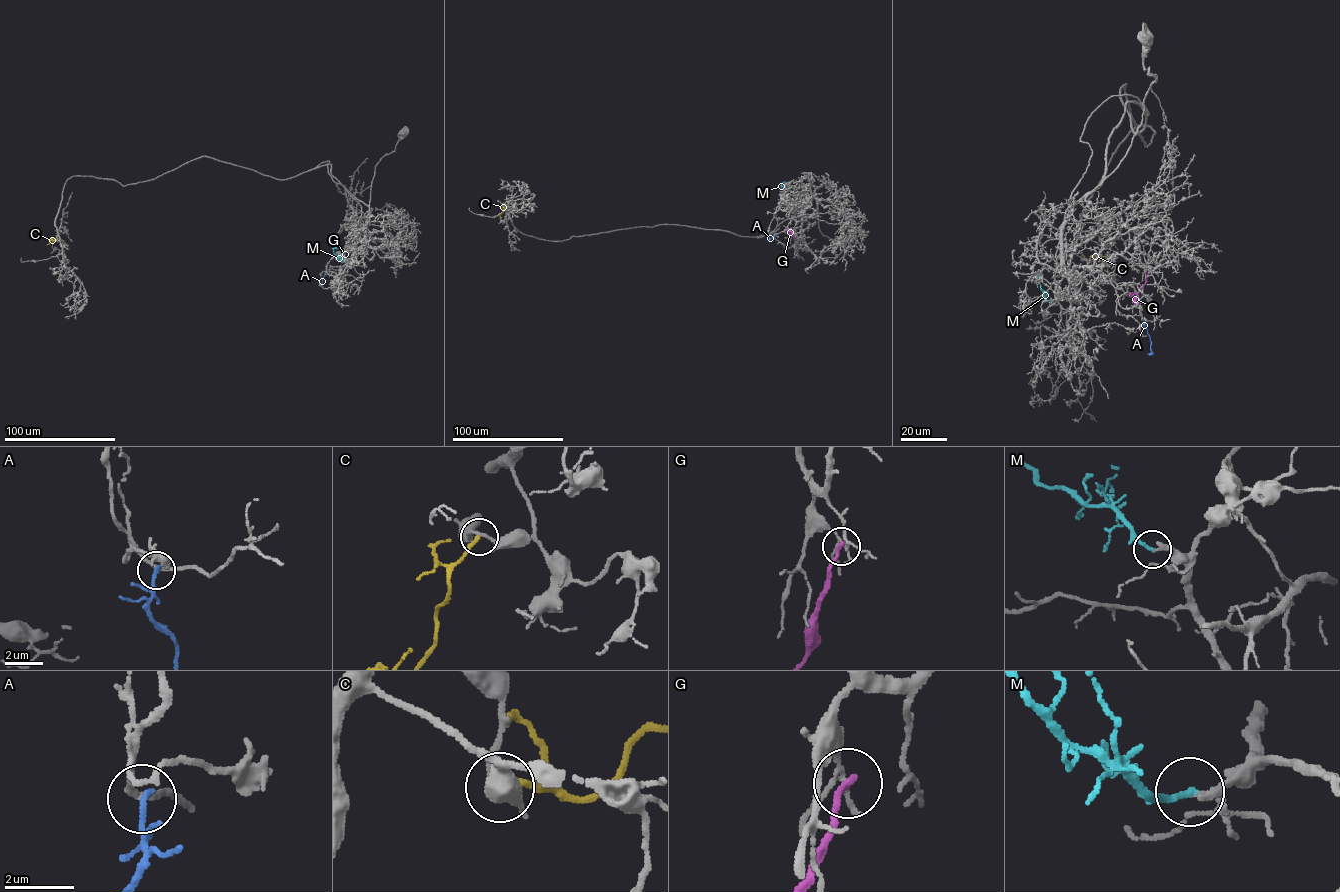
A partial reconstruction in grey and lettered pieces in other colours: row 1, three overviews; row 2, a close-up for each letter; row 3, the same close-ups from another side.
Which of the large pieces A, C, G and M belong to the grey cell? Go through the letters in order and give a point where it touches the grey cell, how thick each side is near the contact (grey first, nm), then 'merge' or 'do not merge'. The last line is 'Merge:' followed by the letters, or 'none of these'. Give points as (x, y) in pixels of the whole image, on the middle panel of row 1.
A: (774, 236) | 190/200 nm | do not merge
C: (505, 206) | 170/200 nm | do not merge
G: (796, 238) | 120/200 nm | do not merge
M: (791, 191) | 190/200 nm | merge
Merge: M

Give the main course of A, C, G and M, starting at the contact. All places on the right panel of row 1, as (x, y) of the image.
A: (1145, 321), (1144, 326), (1151, 342), (1151, 352), (1147, 354)
C: (1082, 259), (1098, 255), (1104, 268)
G: (1149, 270), (1146, 282), (1134, 301), (1141, 303)
M: (1051, 302), (1045, 298), (1040, 279), (1033, 274), (1031, 268)

